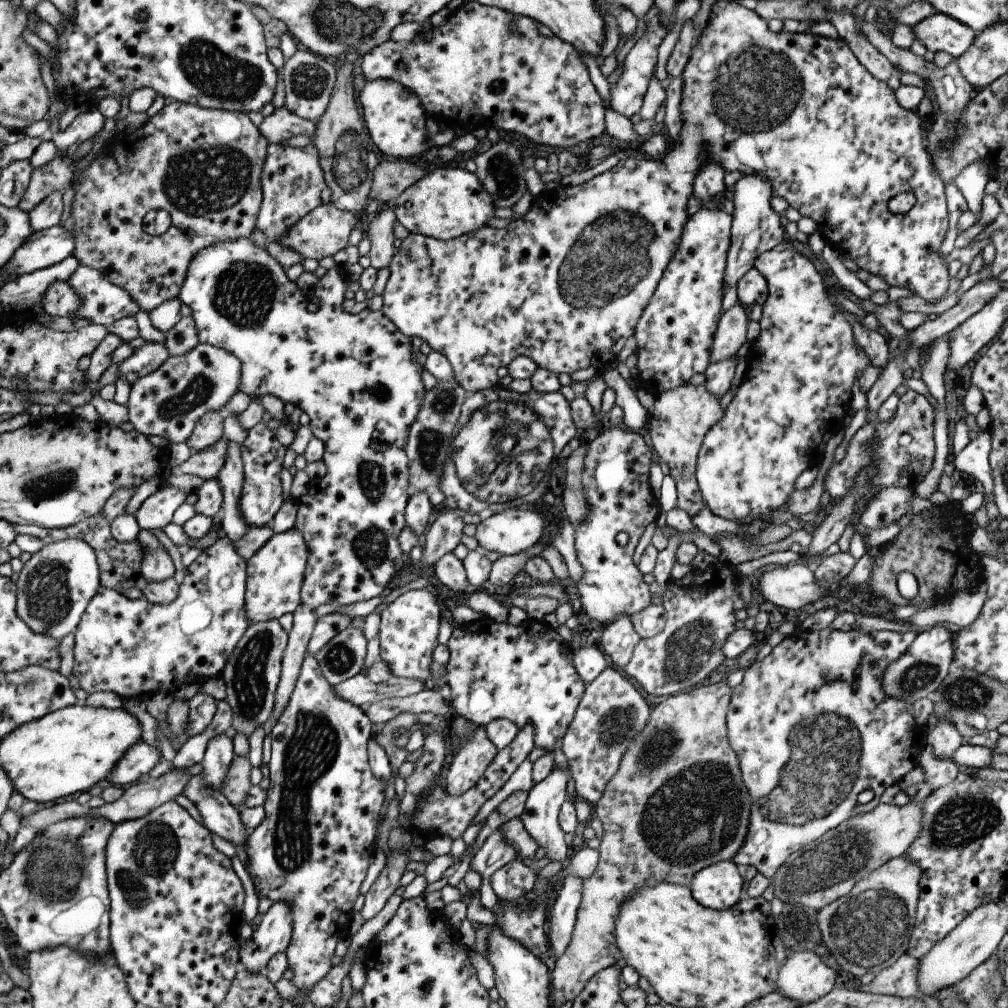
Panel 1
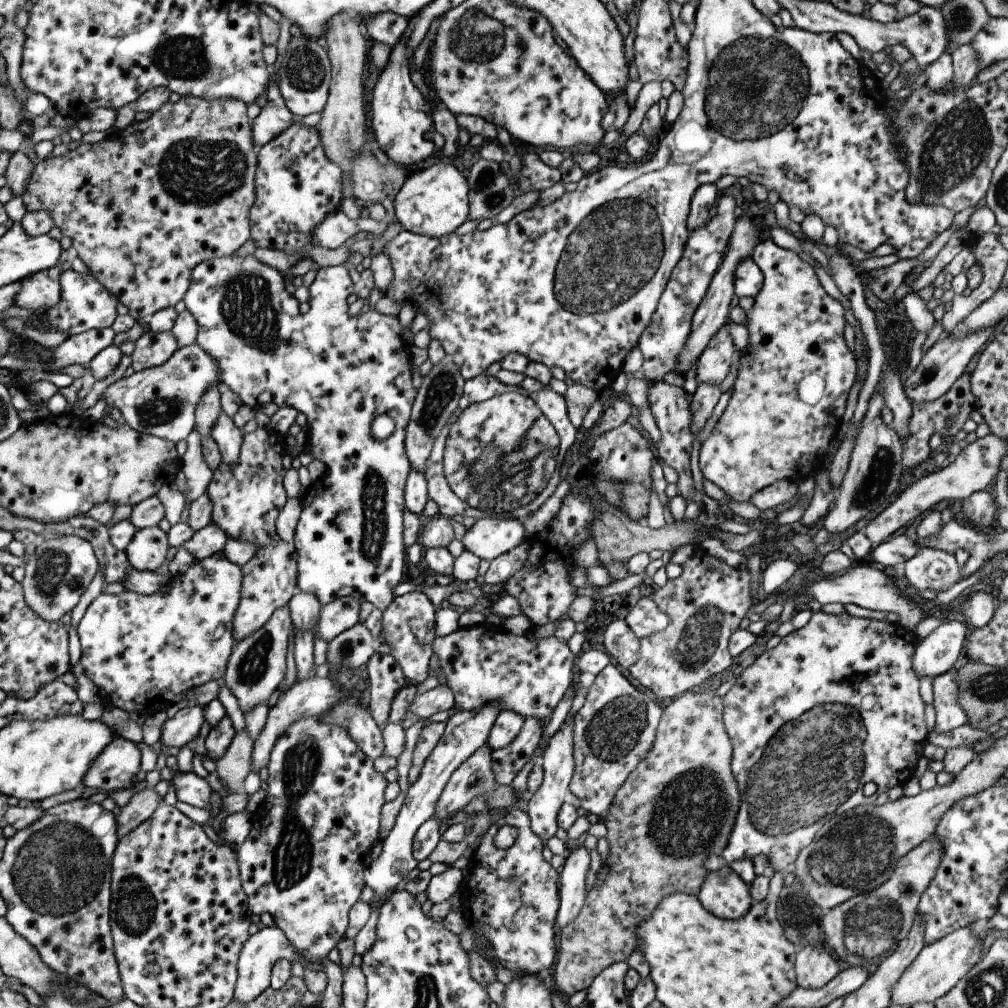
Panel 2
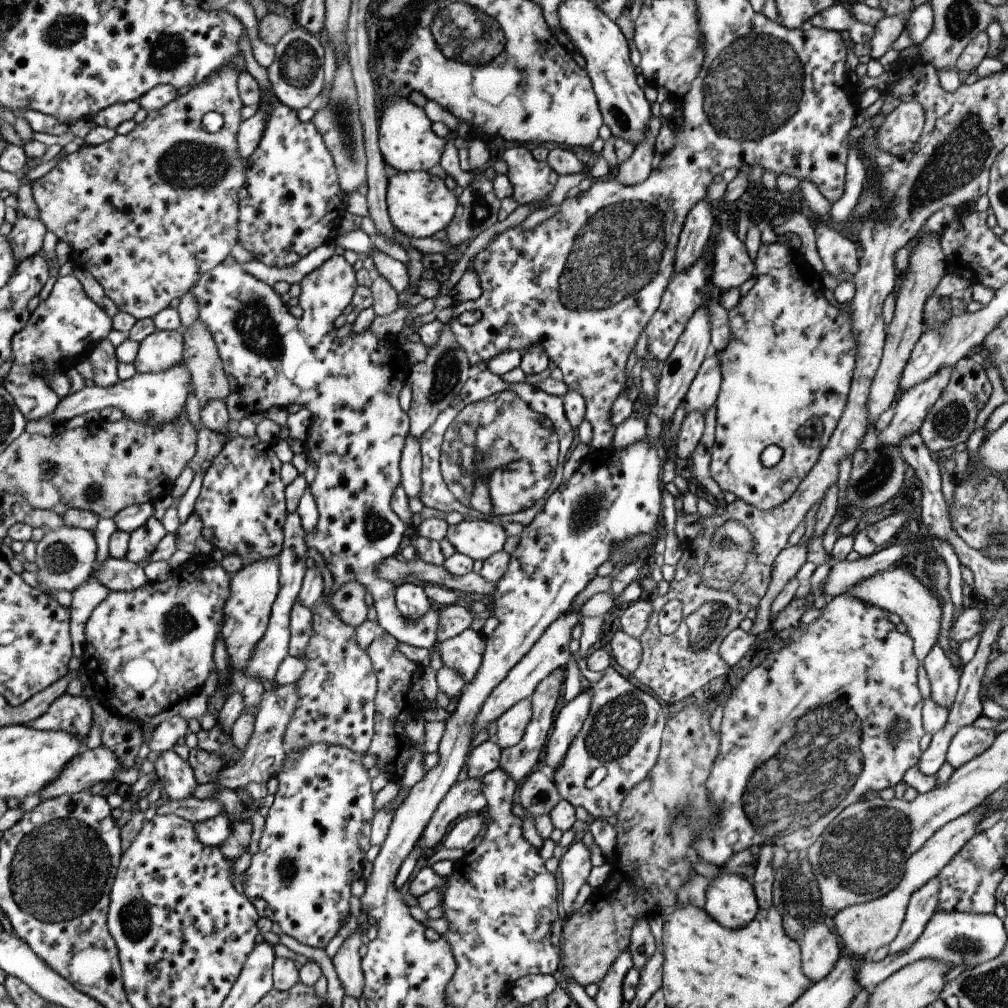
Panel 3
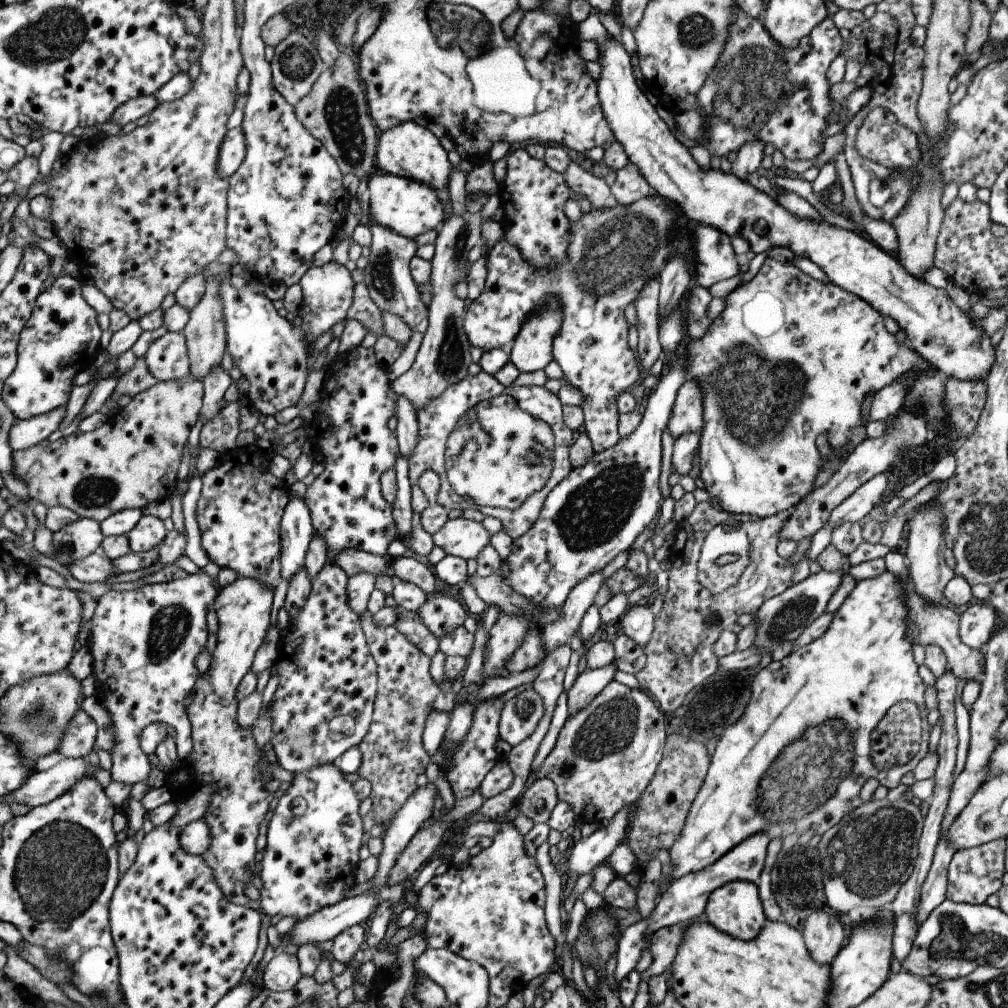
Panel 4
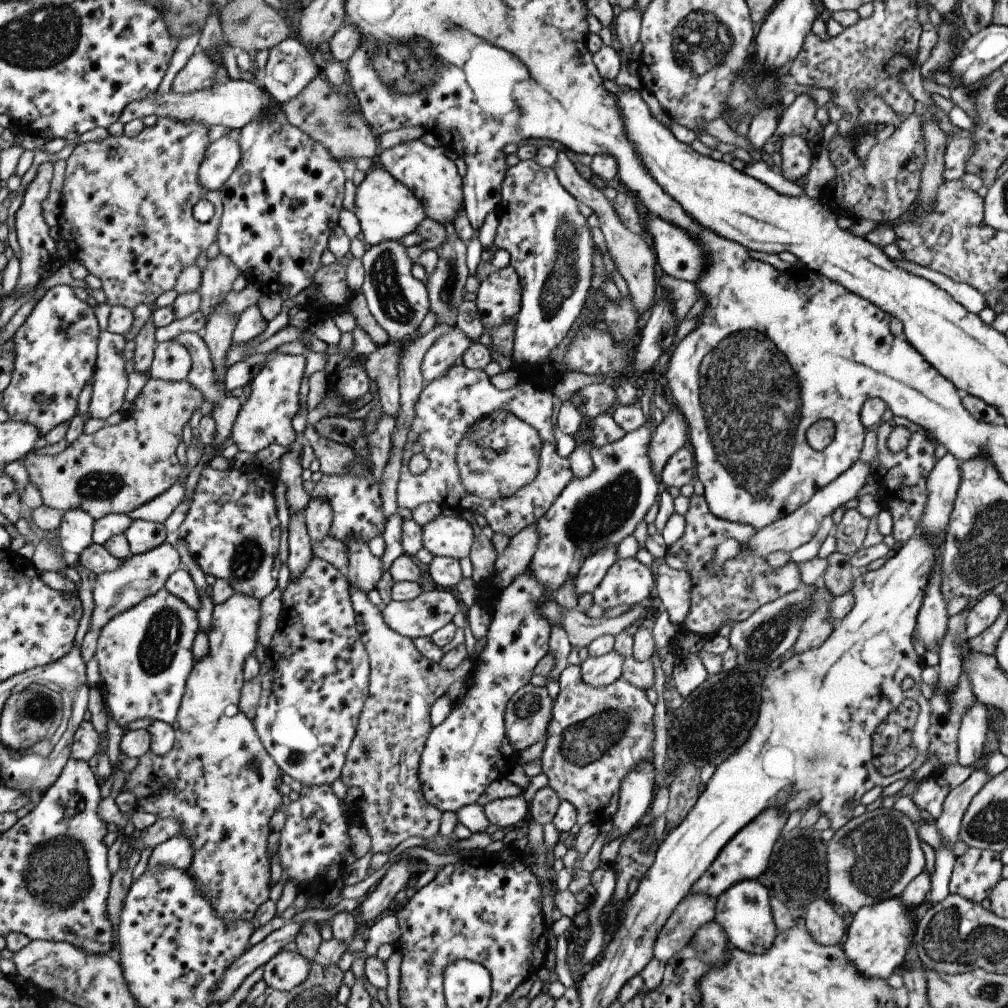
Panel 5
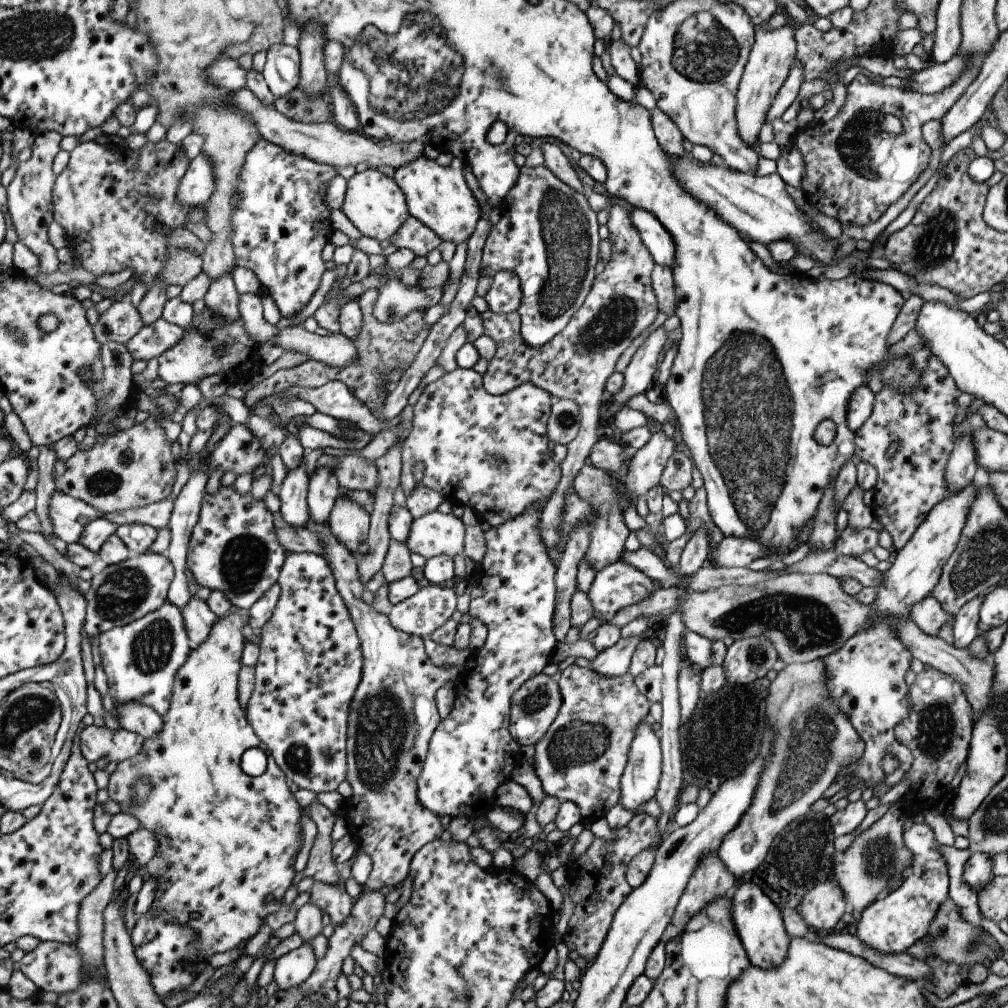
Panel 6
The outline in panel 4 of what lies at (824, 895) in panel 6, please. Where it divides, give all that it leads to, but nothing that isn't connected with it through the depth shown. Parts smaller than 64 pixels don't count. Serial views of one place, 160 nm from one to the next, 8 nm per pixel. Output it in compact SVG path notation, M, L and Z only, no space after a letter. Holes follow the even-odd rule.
M828 909L815 910L803 922L800 934L815 964L831 964L843 947L841 923Z

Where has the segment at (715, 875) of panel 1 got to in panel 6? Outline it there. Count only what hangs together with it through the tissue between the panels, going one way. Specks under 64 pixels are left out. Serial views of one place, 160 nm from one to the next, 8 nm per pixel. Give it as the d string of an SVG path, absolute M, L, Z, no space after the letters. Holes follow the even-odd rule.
M737 882L729 895L732 923L748 961L760 969L774 969L785 958L790 941L784 929L781 910L755 884Z

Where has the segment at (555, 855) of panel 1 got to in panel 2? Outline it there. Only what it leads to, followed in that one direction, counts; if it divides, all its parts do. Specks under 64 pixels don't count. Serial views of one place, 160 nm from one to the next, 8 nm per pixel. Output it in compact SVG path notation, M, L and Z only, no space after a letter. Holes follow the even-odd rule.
M567 716L567 720L563 722L560 730L553 734L540 756L539 764L542 768L542 782L539 788L531 795L527 795L525 799L526 814L529 820L531 832L545 842L549 838L554 837L557 827L557 812L564 803L564 796L568 794L568 785L574 770L572 758L572 739L571 722L574 716Z

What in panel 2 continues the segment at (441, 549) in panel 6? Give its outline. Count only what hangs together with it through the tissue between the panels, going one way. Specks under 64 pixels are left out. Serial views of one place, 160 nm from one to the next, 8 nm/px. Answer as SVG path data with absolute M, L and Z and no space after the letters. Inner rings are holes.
M481 518L465 530L461 545L480 560L490 562L523 542L525 528L517 519Z

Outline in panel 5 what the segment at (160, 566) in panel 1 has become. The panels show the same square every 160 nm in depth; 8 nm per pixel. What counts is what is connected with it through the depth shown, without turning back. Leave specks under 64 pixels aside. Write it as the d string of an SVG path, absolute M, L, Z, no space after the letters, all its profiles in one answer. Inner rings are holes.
M133 520L123 532L130 555L139 555L164 543L166 534L163 523Z

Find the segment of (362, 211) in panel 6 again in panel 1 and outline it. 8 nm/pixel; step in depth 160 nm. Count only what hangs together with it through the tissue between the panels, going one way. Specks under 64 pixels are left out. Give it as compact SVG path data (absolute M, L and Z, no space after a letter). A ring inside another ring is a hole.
M449 166L437 168L424 175L405 188L390 205L395 219L408 233L421 234L441 241L476 232L495 211L495 204L484 192L474 173Z

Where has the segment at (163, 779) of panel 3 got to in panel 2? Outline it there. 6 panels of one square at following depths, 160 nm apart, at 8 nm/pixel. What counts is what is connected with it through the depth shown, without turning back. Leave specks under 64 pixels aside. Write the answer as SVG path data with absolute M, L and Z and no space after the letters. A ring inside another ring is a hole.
M167 756L165 767L173 770L173 777L168 783L173 786L177 801L203 810L209 809L209 799L212 792L209 784L203 778L199 778L191 771L180 772L173 756Z

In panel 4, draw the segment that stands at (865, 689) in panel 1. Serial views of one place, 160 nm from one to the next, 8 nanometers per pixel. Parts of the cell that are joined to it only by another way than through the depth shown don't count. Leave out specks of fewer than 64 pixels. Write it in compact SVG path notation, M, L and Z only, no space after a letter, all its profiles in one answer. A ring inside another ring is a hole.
M885 571L873 579L861 580L855 583L841 606L833 612L833 618L821 636L790 651L788 656L779 661L771 660L755 674L749 686L749 701L743 714L739 720L735 720L735 724L723 728L716 740L705 779L689 808L683 829L671 848L666 850L673 864L669 883L689 872L710 866L725 852L753 834L765 832L769 840L782 840L790 833L801 836L811 829L813 836L821 835L835 826L847 812L862 804L857 795L868 778L877 780L879 785L891 790L900 784L903 774L913 771L917 762L927 755L931 726L927 723L928 711L923 704L926 686L919 678L918 667L913 662L913 643L905 637L908 626L905 623L906 617L901 584L891 572ZM901 701L913 702L919 710L919 750L906 764L877 770L870 756L871 730L893 704Z

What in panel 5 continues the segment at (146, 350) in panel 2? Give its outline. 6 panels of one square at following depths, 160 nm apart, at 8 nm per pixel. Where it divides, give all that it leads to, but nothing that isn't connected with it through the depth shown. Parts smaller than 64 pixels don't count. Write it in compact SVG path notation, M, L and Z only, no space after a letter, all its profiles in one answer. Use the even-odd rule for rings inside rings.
M175 340L157 343L152 353L148 378L163 381L181 381L190 372L190 357Z

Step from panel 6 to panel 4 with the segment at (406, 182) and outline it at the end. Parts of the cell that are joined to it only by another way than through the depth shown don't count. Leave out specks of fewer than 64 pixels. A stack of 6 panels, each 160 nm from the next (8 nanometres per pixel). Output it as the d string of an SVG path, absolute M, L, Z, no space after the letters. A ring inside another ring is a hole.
M403 120L393 128L378 133L374 163L384 173L407 178L407 181L415 180L435 190L447 187L447 176L451 172L451 166L439 140L427 128L415 124L413 120Z

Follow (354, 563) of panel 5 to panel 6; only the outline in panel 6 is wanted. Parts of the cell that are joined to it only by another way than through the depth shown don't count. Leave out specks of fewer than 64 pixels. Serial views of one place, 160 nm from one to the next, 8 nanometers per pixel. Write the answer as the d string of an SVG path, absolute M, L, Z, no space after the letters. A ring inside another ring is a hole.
M340 494L331 507L326 524L339 542L342 542L353 554L368 535L368 512L356 502Z

